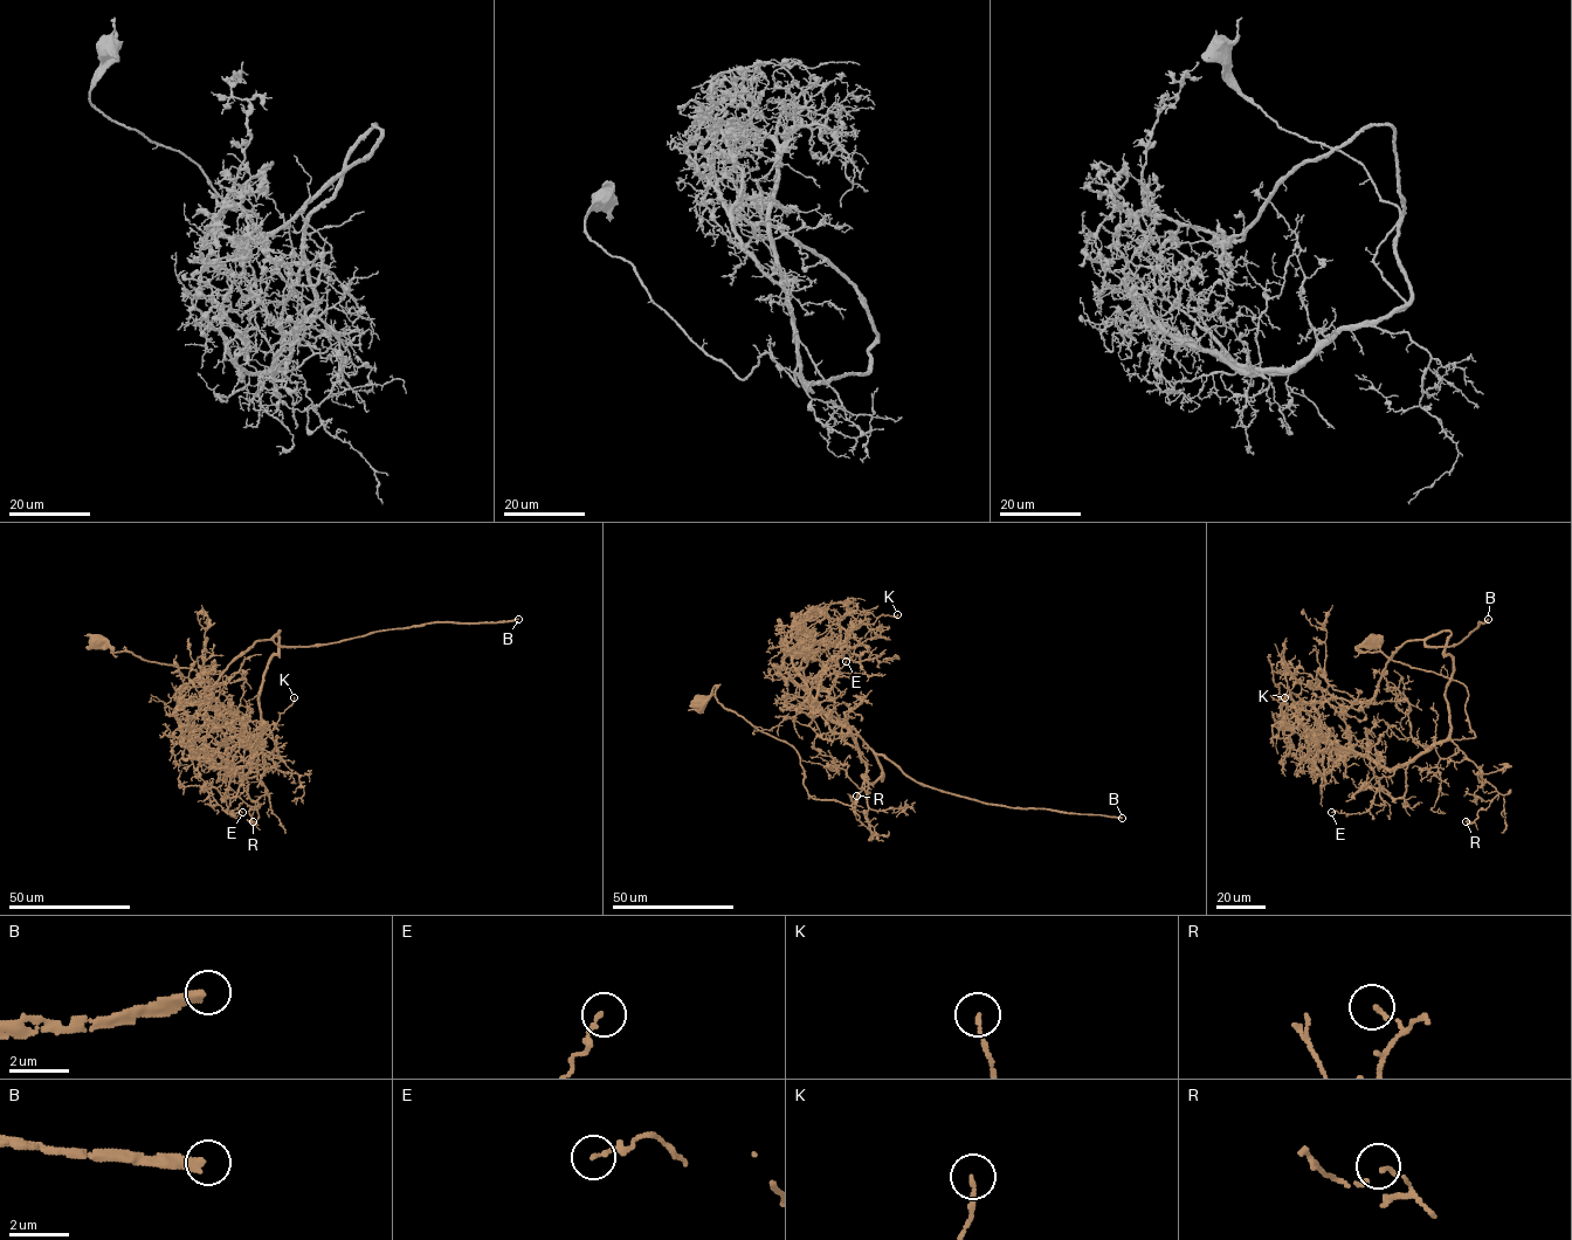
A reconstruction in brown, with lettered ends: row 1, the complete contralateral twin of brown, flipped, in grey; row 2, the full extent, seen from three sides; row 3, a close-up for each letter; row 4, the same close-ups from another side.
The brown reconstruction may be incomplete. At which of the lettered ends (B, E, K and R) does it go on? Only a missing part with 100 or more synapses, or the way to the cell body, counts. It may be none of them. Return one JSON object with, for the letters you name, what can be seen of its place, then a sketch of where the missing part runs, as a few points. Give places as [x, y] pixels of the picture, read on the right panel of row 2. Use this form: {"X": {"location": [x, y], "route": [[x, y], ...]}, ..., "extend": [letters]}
{"B": {"location": [1488, 619], "route": [[1488, 619], [1491, 607], [1480, 605], [1471, 631], [1379, 648], [1358, 679], [1328, 686], [1294, 650], [1316, 578]]}, "extend": ["B"]}

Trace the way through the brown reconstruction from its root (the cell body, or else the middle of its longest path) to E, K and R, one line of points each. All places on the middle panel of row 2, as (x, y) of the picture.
E: (701, 701), (716, 686), (725, 708), (795, 750), (808, 798), (849, 805), (866, 763), (814, 709), (846, 661)
K: (701, 701), (716, 686), (795, 750), (808, 798), (849, 805), (866, 763), (818, 686), (849, 631), (897, 614)
R: (701, 701), (716, 686), (725, 708), (787, 742), (808, 798), (849, 805), (864, 783), (869, 828), (856, 796)

